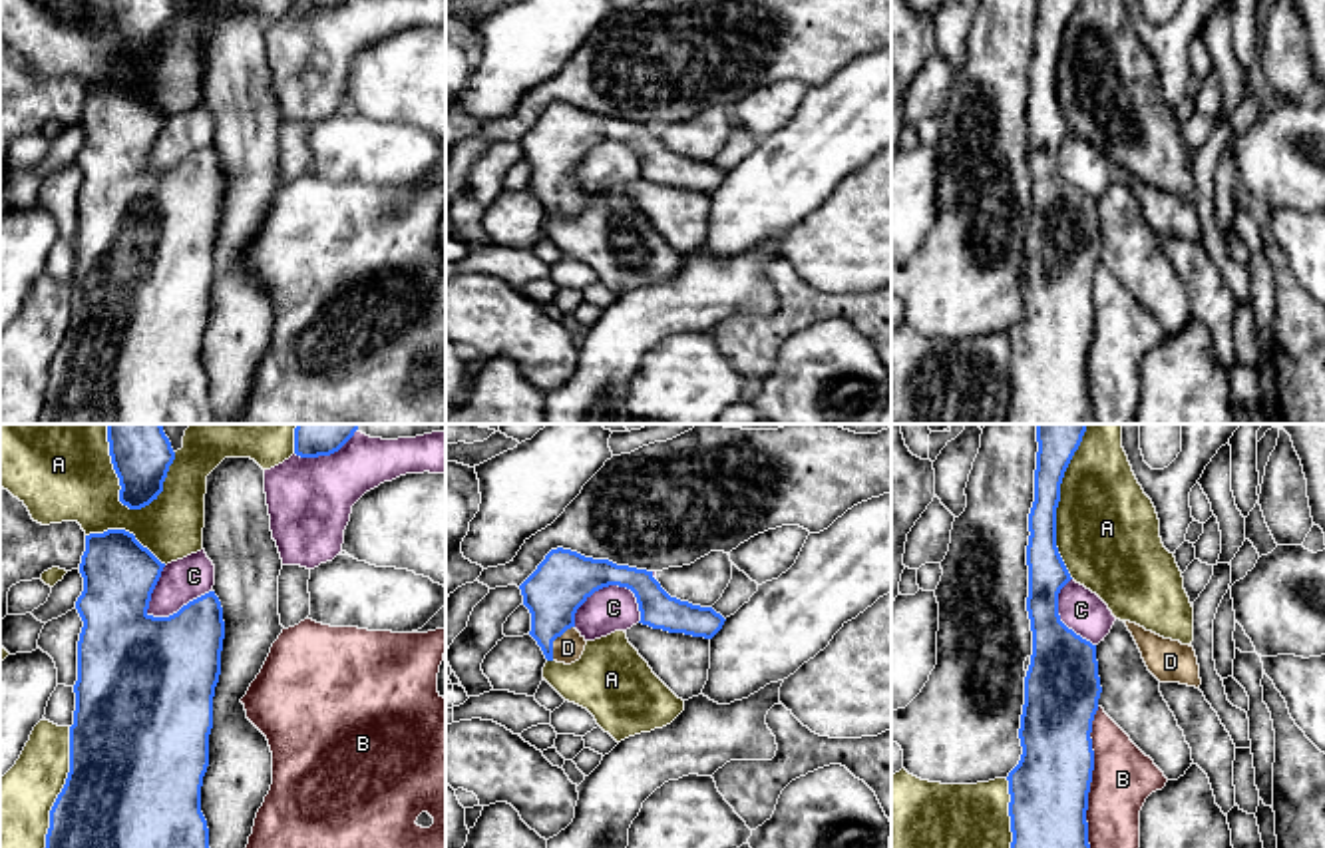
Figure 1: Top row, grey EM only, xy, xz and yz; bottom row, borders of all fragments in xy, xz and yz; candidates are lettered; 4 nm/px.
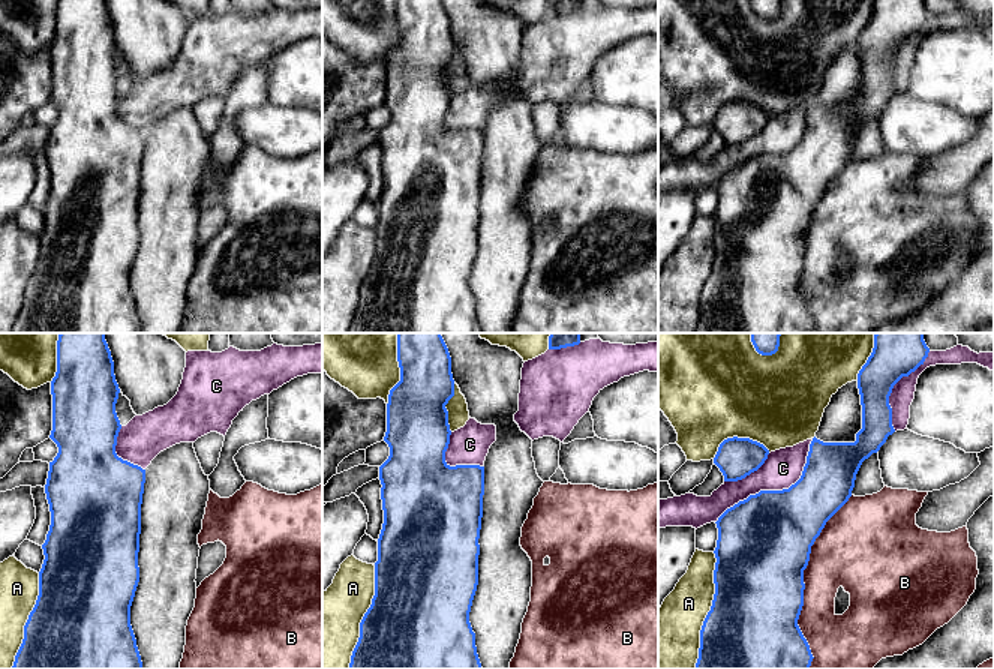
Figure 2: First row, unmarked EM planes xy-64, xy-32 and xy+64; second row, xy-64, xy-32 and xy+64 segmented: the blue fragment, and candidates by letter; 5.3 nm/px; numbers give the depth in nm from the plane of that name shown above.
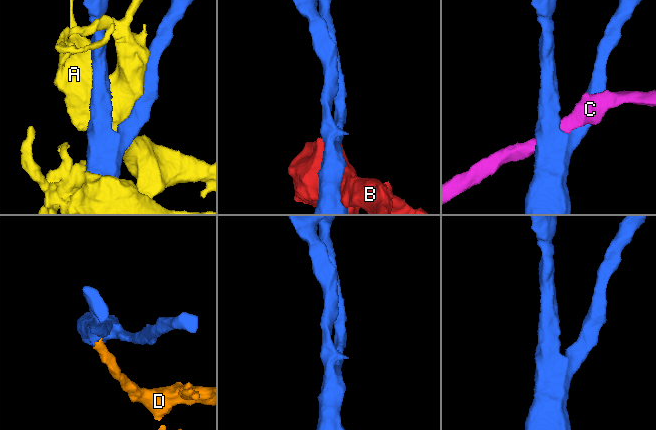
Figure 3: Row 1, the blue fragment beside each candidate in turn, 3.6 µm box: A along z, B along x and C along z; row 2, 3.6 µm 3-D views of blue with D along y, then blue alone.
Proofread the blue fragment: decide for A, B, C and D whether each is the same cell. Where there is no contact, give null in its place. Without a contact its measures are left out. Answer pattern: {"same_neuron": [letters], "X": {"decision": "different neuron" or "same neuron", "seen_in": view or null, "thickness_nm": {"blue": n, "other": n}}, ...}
{"same_neuron": ["D"], "A": {"decision": "different neuron", "seen_in": "xy", "thickness_nm": {"blue": 240, "other": 440}}, "B": {"decision": "different neuron", "seen_in": "yz", "thickness_nm": {"blue": 320, "other": 240}}, "C": {"decision": "different neuron", "seen_in": "xy", "thickness_nm": {"blue": 440, "other": 170}}, "D": {"decision": "same neuron", "seen_in": "xz", "thickness_nm": {"blue": 240, "other": 120}}}

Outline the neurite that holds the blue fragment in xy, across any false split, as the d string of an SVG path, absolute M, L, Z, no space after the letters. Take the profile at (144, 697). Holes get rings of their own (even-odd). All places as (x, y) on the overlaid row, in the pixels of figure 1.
M125 530L86 535L70 772L50 810L46 848L209 848L201 786L221 675L223 607L209 591L169 617L149 615L163 567Z

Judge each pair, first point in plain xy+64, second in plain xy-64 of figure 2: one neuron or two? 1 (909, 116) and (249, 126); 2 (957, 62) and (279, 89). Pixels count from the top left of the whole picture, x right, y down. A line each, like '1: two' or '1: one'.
1: one
2: one

